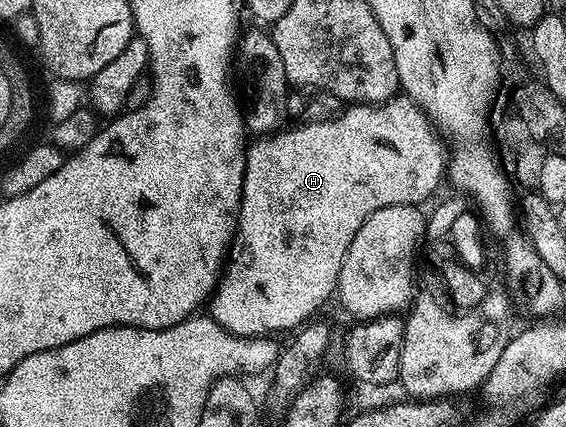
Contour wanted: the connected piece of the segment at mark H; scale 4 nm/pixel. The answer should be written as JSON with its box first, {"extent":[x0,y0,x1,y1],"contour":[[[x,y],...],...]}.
{"extent":[211,93,447,337],"contour":[[[401,93],[380,105],[349,105],[337,111],[332,117],[314,118],[305,121],[302,127],[289,127],[257,137],[248,144],[245,152],[245,180],[241,190],[241,205],[237,209],[237,225],[233,242],[227,248],[227,262],[217,280],[211,296],[213,311],[211,318],[225,331],[240,337],[277,337],[280,331],[292,333],[306,321],[312,320],[317,311],[337,290],[339,269],[343,269],[343,257],[355,241],[355,233],[363,229],[363,221],[375,213],[375,209],[387,209],[387,205],[421,205],[424,199],[436,189],[447,175],[445,143],[440,139],[438,128],[432,119],[422,111],[419,104],[408,95]]]}

